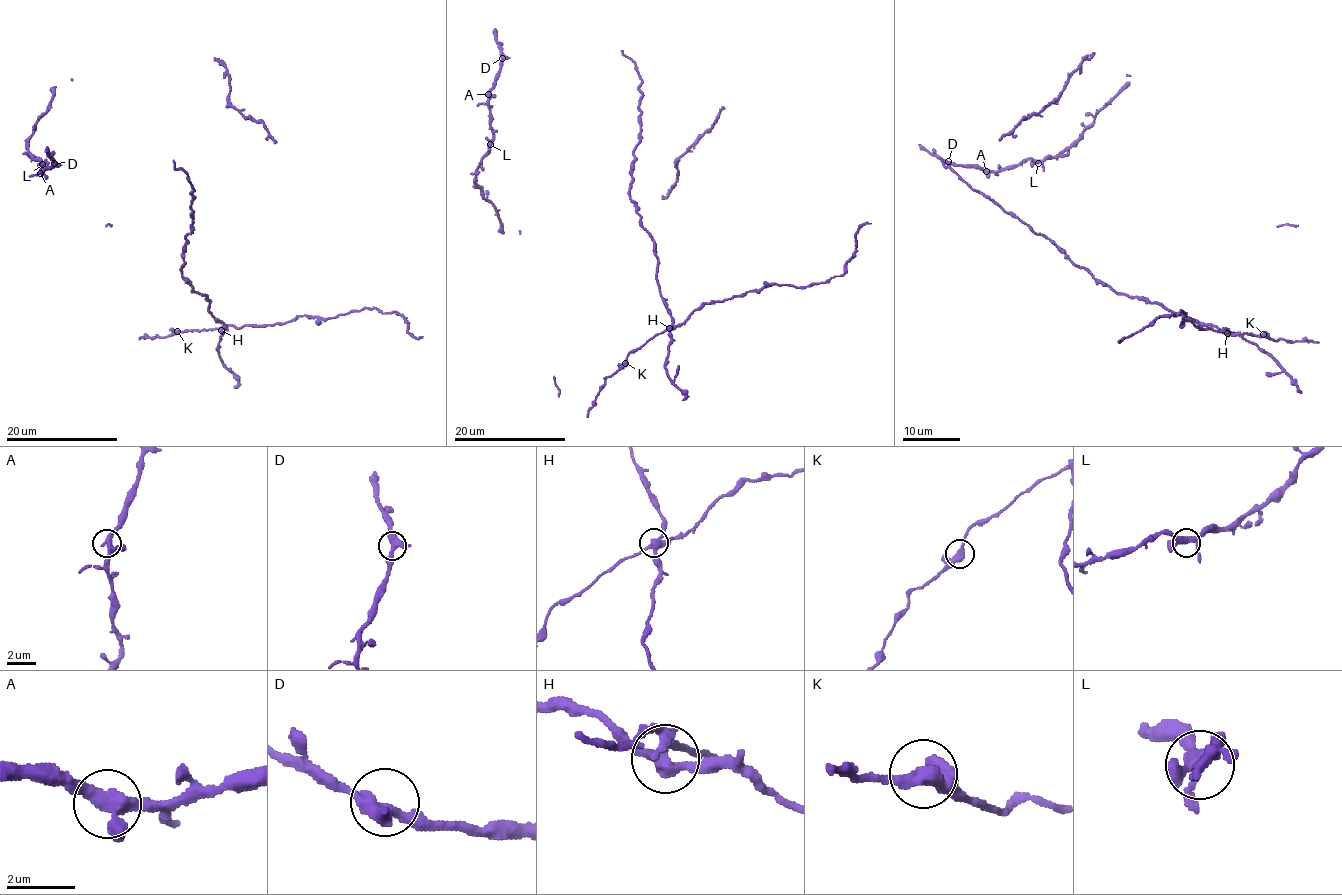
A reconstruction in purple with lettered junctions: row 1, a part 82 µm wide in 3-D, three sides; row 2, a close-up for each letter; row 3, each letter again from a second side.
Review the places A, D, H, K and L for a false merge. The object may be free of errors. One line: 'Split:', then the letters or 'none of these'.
Split: H

